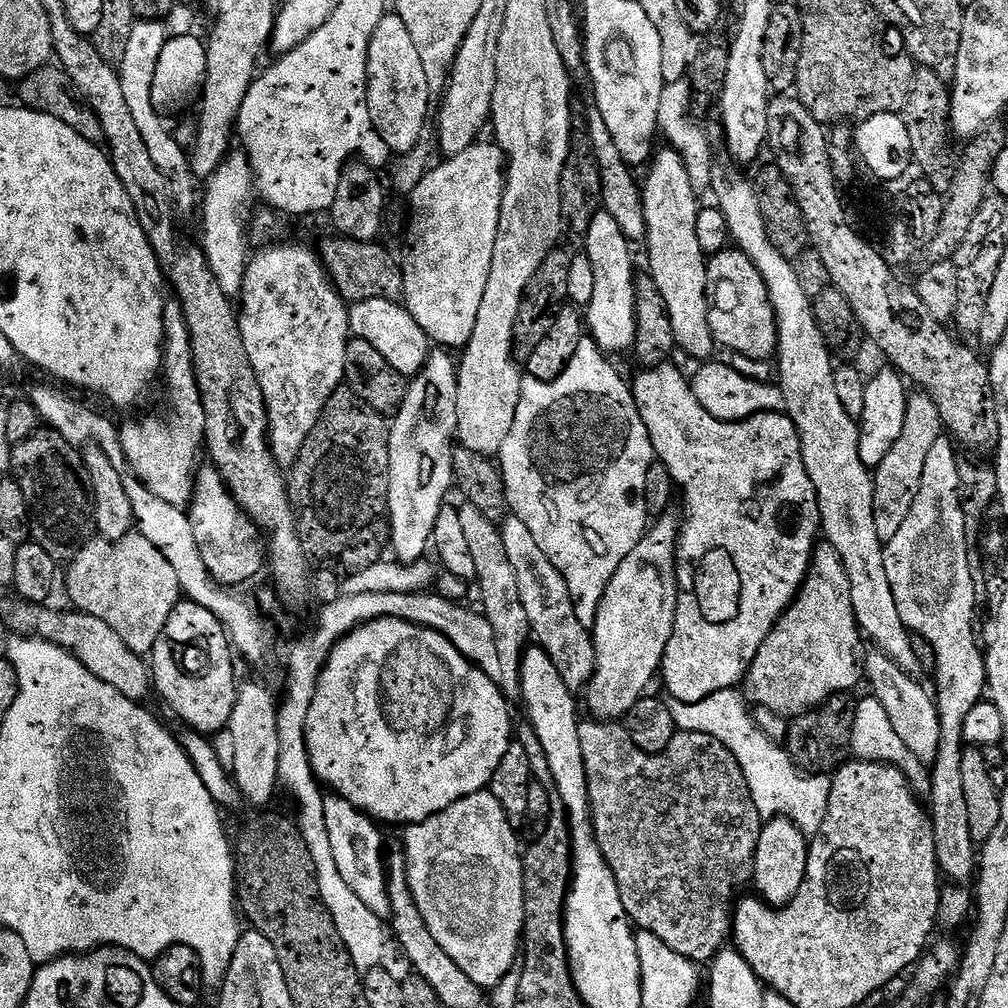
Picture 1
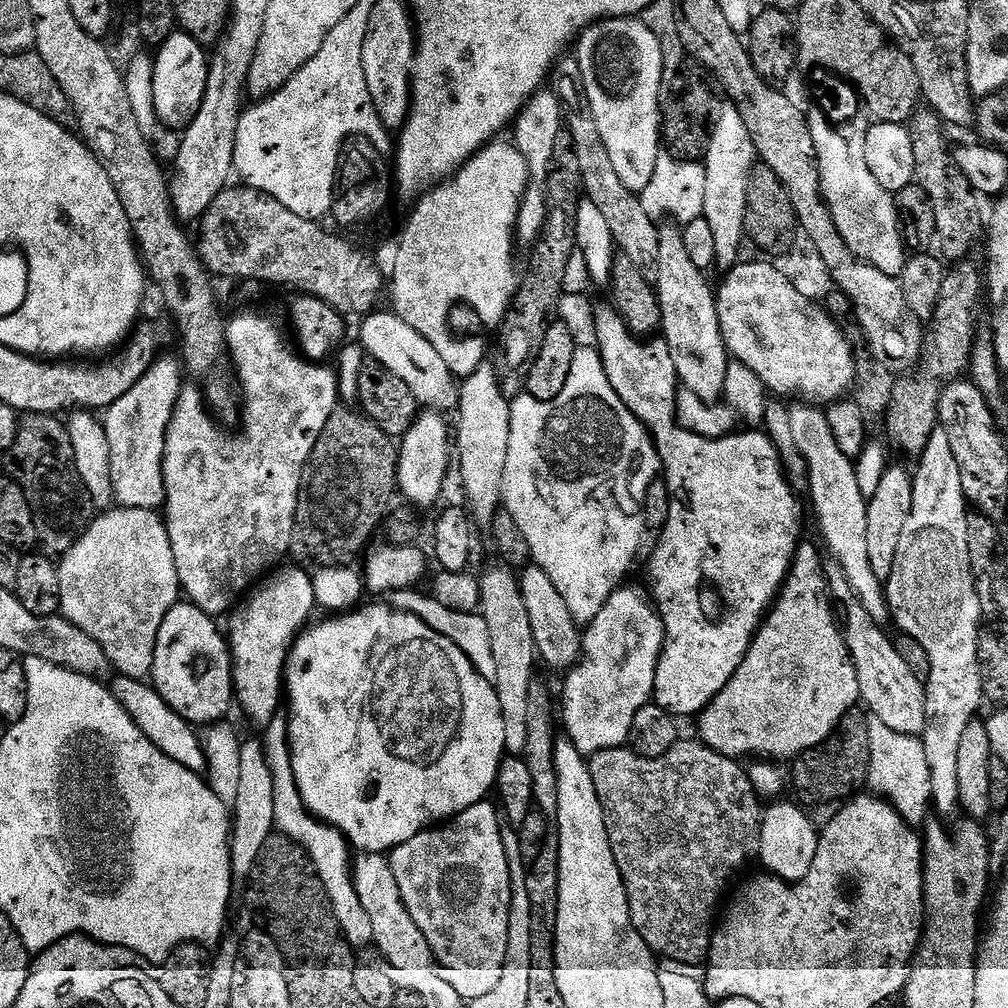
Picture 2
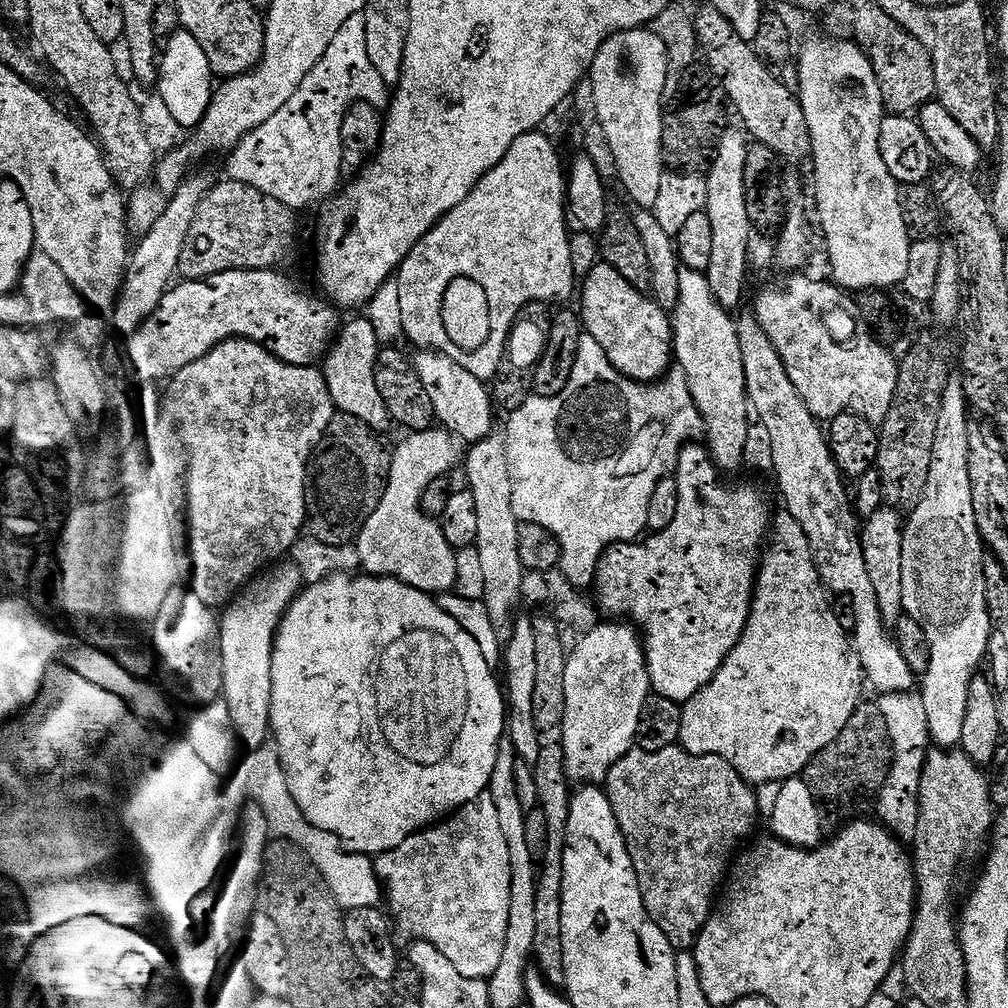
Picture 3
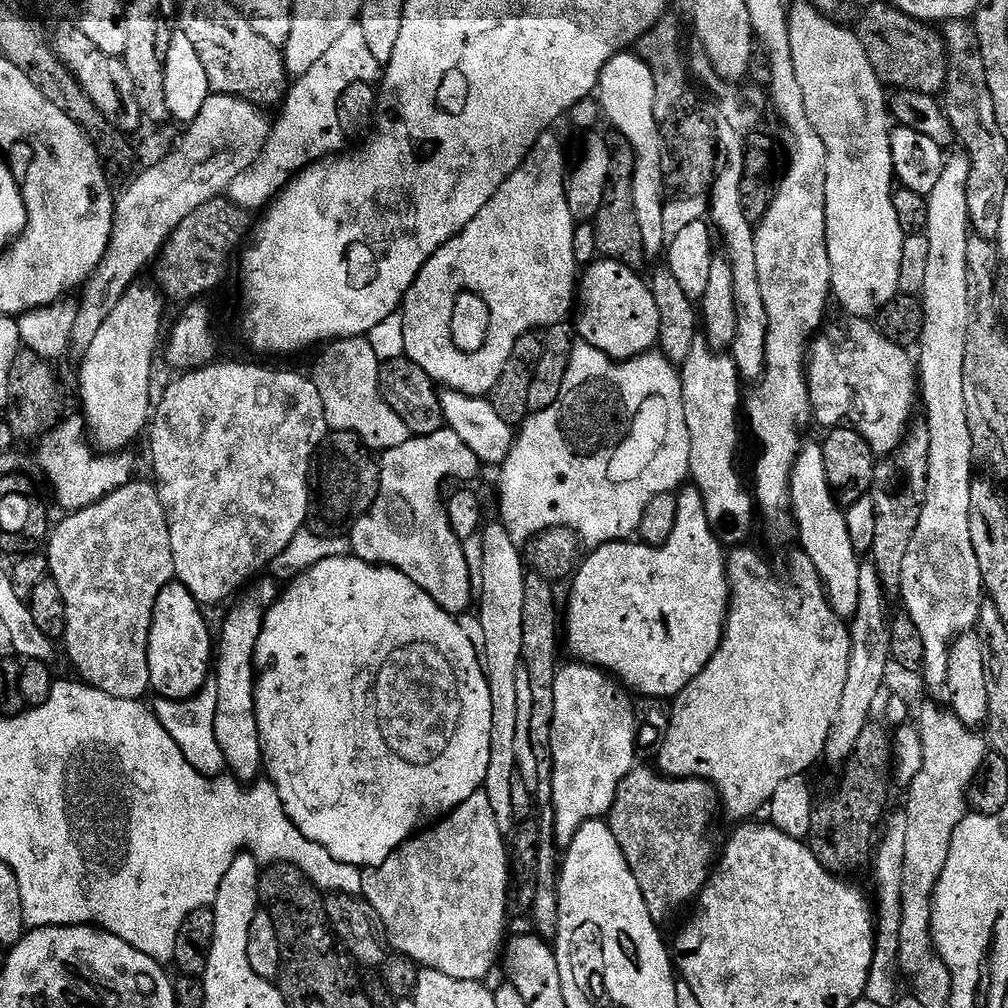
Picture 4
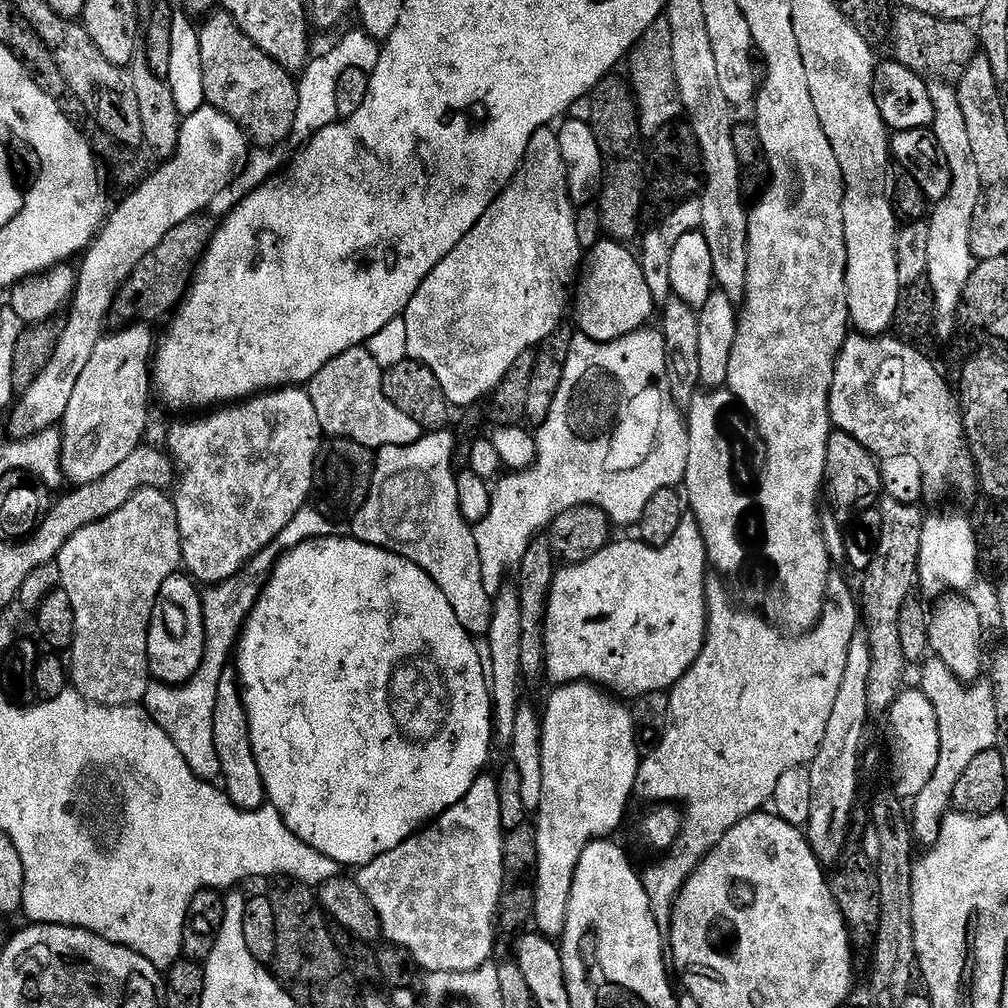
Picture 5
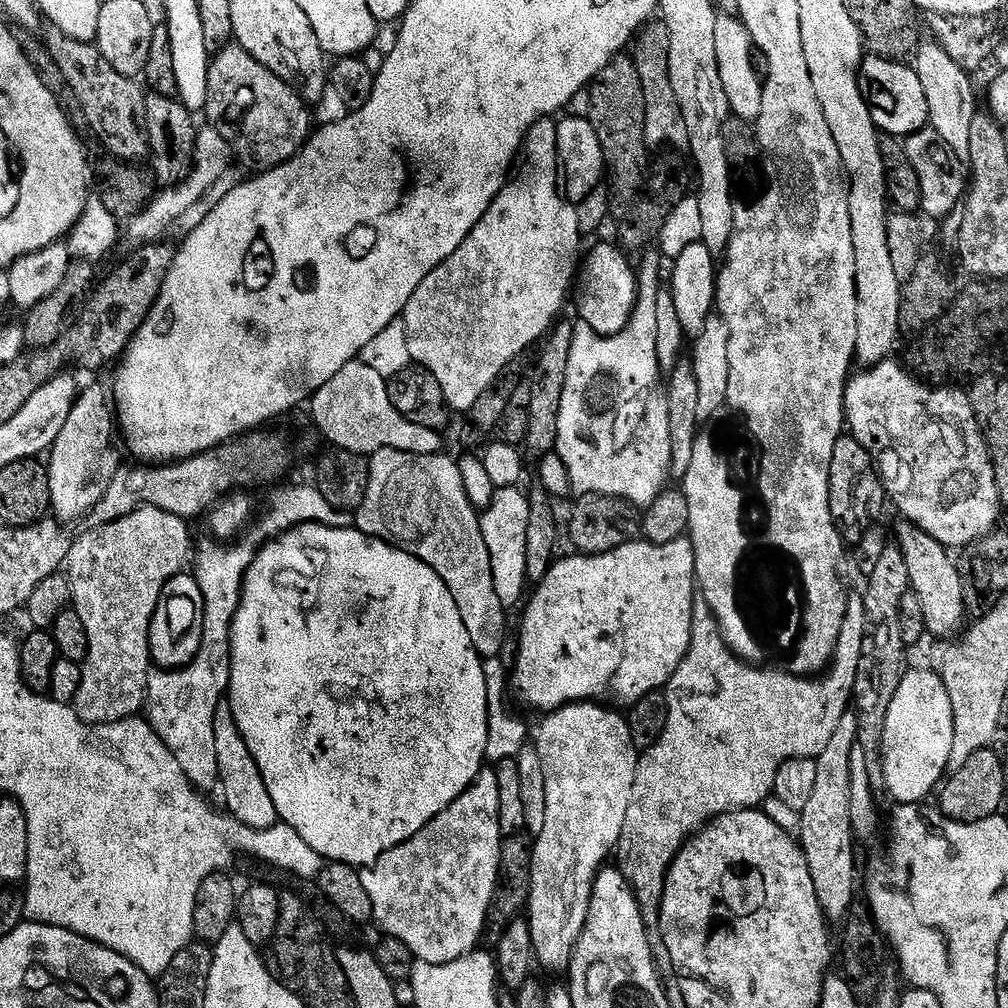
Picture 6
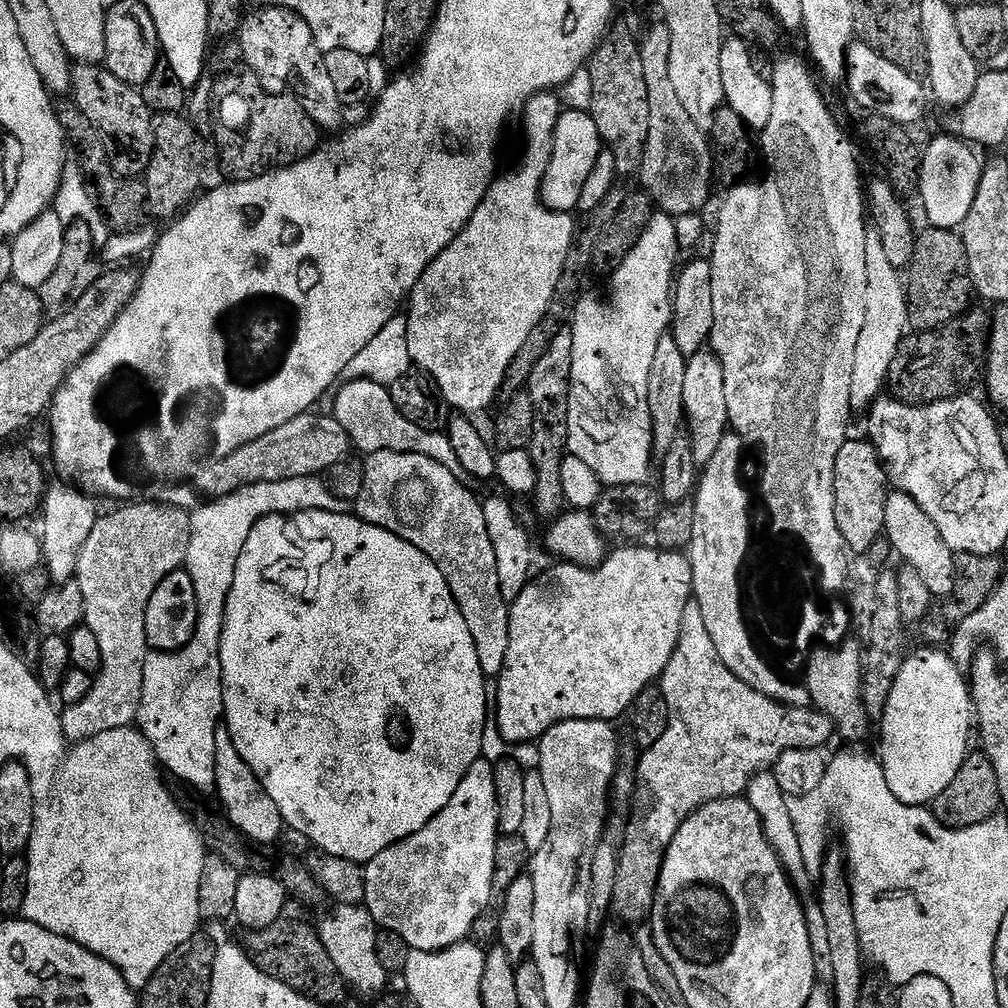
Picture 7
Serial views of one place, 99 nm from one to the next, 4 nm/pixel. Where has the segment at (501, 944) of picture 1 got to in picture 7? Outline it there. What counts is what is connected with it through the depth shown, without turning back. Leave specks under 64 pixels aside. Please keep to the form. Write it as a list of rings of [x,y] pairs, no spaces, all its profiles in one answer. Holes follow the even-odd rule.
[[[481,758],[466,770],[454,798],[418,834],[363,865],[368,913],[383,931],[402,934],[409,949],[417,952],[440,952],[465,943],[474,922],[493,903],[494,846],[499,836],[494,764]]]

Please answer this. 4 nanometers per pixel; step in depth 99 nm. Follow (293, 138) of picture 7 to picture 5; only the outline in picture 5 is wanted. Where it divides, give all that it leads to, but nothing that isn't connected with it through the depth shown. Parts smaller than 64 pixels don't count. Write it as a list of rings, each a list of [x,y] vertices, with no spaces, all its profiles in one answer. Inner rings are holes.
[[[223,10],[213,11],[201,24],[204,25],[199,25],[198,31],[200,34],[200,49],[202,50],[202,82],[204,83],[204,99],[207,107],[217,108],[219,112],[226,114],[234,122],[238,122],[241,128],[247,132],[249,141],[251,141],[253,145],[259,146],[261,149],[268,150],[268,147],[270,147],[271,144],[280,144],[284,139],[287,141],[292,135],[292,127],[296,121],[296,115],[298,114],[298,94],[300,93],[300,89],[297,81],[294,79],[293,73],[287,72],[282,66],[278,66],[278,62],[274,62],[274,58],[270,58],[258,46],[254,46],[254,42],[250,42],[250,38],[246,38],[244,31],[232,21],[232,16],[229,12]]]

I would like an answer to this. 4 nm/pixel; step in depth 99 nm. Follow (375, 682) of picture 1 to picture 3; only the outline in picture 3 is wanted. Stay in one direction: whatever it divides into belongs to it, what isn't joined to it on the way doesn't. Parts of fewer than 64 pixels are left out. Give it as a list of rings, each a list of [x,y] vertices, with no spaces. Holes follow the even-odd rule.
[[[359,574],[351,580],[348,576],[329,575],[322,579],[319,584],[312,584],[305,587],[300,595],[296,597],[296,601],[288,607],[288,612],[284,616],[283,622],[280,623],[280,629],[276,635],[276,645],[274,646],[274,654],[272,655],[272,693],[270,694],[270,736],[276,745],[276,750],[280,755],[280,762],[284,767],[286,774],[286,784],[291,785],[292,792],[296,795],[296,800],[300,802],[301,808],[316,824],[320,827],[331,828],[334,832],[339,832],[340,837],[347,840],[347,845],[352,854],[357,856],[365,856],[367,858],[379,858],[385,852],[392,852],[402,842],[406,842],[406,838],[410,838],[414,833],[419,832],[429,826],[435,825],[441,818],[447,817],[464,805],[474,802],[479,796],[485,795],[488,791],[488,784],[492,780],[494,774],[494,766],[498,758],[498,750],[500,749],[500,741],[506,736],[506,704],[503,699],[496,700],[496,692],[488,683],[492,680],[492,672],[488,669],[488,664],[484,661],[484,656],[475,648],[477,646],[471,639],[465,638],[459,631],[453,630],[449,636],[444,636],[450,627],[450,620],[440,610],[436,610],[437,602],[431,595],[424,595],[417,589],[412,589],[408,584],[402,584],[391,578],[375,578],[367,574]],[[416,632],[429,632],[432,636],[440,636],[437,640],[412,640],[416,636]]]

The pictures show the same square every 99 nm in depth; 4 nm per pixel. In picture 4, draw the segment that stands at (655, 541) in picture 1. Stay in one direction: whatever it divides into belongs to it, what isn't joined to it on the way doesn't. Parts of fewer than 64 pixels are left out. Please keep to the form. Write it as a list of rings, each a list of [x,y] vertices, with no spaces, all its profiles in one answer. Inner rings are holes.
[[[579,662],[565,663],[554,682],[554,722],[552,743],[552,809],[556,815],[554,840],[561,849],[567,850],[574,834],[588,820],[607,817],[614,806],[621,782],[632,773],[638,764],[636,729],[638,712],[632,709],[633,697],[623,684],[603,668],[593,668]]]

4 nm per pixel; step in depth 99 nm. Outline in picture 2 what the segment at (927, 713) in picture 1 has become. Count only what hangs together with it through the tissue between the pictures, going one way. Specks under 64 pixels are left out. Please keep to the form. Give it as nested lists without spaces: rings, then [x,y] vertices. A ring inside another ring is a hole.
[[[839,566],[829,567],[826,575],[828,577],[831,599],[838,609],[838,620],[842,625],[844,641],[850,650],[852,661],[858,674],[861,701],[865,705],[868,703],[869,709],[867,708],[867,711],[871,715],[880,718],[882,722],[890,726],[891,730],[898,731],[902,735],[919,737],[923,733],[924,723],[926,722],[926,710],[924,709],[925,685],[918,678],[914,678],[914,674],[910,674],[910,666],[906,666],[906,662],[902,662],[902,654],[898,654],[893,637],[891,635],[888,637],[880,629],[883,627],[881,627],[878,621],[870,616],[866,606],[856,596],[855,590],[850,586],[847,577],[844,576],[843,568]]]

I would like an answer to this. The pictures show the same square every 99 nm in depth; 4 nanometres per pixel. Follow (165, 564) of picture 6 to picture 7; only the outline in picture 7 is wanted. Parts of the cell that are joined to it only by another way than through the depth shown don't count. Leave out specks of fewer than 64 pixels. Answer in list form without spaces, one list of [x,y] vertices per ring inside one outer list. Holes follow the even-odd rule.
[[[167,502],[136,503],[117,507],[120,509],[109,516],[101,515],[94,530],[90,530],[90,538],[86,538],[86,546],[82,546],[78,558],[74,582],[82,590],[82,602],[86,602],[84,624],[94,630],[94,635],[98,638],[102,662],[99,672],[95,673],[90,694],[86,694],[82,702],[67,705],[60,712],[60,725],[64,736],[70,742],[89,740],[106,730],[131,728],[137,723],[142,702],[146,658],[150,651],[146,638],[146,606],[150,606],[150,597],[153,596],[154,590],[158,590],[158,582],[162,582],[166,574],[181,571],[188,559],[191,515],[183,508],[173,508]]]

